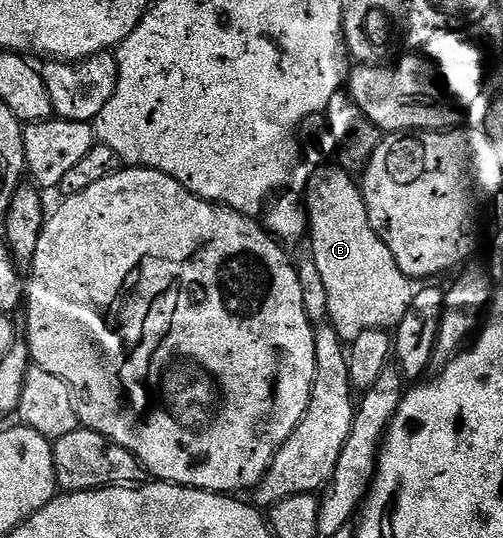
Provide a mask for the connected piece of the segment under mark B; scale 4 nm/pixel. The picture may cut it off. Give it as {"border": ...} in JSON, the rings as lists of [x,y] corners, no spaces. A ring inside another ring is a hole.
{"border":[[[341,167],[315,168],[306,182],[304,204],[312,260],[328,291],[328,324],[344,343],[356,340],[364,331],[393,330],[404,319],[416,285],[396,267],[392,251],[372,231],[359,182]]]}

